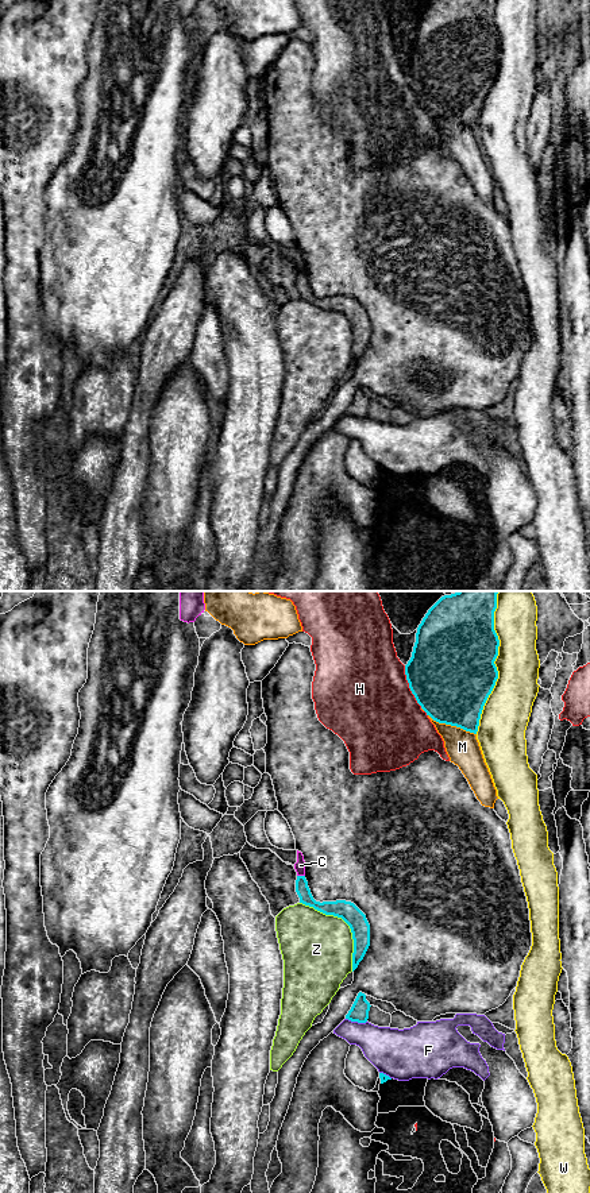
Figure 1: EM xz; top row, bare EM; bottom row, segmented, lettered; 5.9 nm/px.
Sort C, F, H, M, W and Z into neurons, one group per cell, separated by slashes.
C / F / H / M / W / Z

